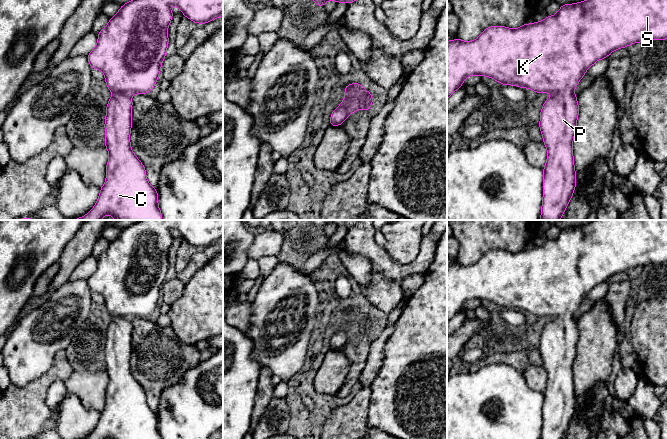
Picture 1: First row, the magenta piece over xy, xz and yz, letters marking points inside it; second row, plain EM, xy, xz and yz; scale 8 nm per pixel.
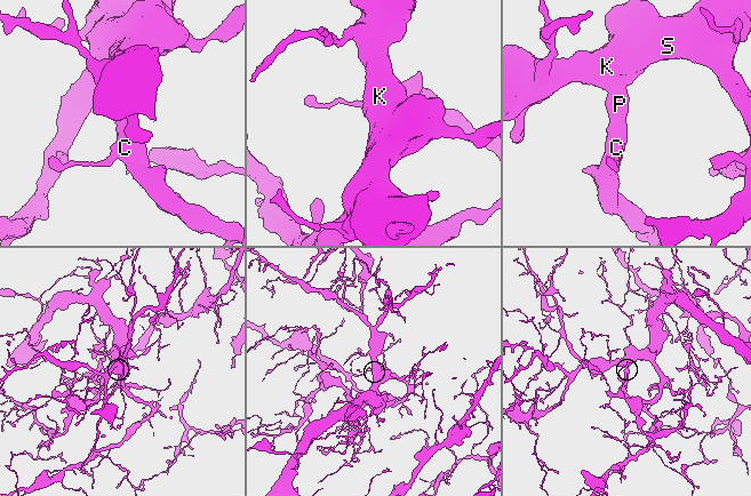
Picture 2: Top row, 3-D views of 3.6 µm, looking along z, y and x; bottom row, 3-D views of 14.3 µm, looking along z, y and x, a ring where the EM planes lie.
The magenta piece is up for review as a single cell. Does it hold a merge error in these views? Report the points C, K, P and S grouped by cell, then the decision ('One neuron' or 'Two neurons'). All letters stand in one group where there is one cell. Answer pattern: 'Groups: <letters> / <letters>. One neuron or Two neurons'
Groups: C K P S. One neuron

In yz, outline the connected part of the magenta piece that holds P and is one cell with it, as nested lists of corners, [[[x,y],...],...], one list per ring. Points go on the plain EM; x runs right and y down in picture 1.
[[[592,220],[590,223],[583,226],[562,229],[559,235],[554,240],[547,240],[541,246],[532,248],[524,248],[517,253],[511,253],[504,250],[490,250],[486,252],[481,259],[469,266],[460,263],[447,265],[447,323],[462,310],[462,307],[468,300],[480,299],[488,300],[504,309],[514,309],[521,312],[529,312],[537,317],[553,317],[554,319],[547,323],[541,333],[539,351],[543,359],[543,367],[547,372],[547,385],[543,392],[543,424],[541,439],[563,439],[569,424],[572,422],[576,410],[576,396],[573,383],[573,362],[577,353],[577,341],[579,339],[579,330],[577,320],[574,318],[574,313],[578,309],[585,296],[598,284],[607,282],[614,274],[625,272],[630,268],[637,266],[645,266],[649,264],[664,264],[667,263],[667,220]]]

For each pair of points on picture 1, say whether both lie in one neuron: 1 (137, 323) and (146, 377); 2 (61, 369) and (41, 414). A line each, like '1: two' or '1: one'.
1: one
2: one

